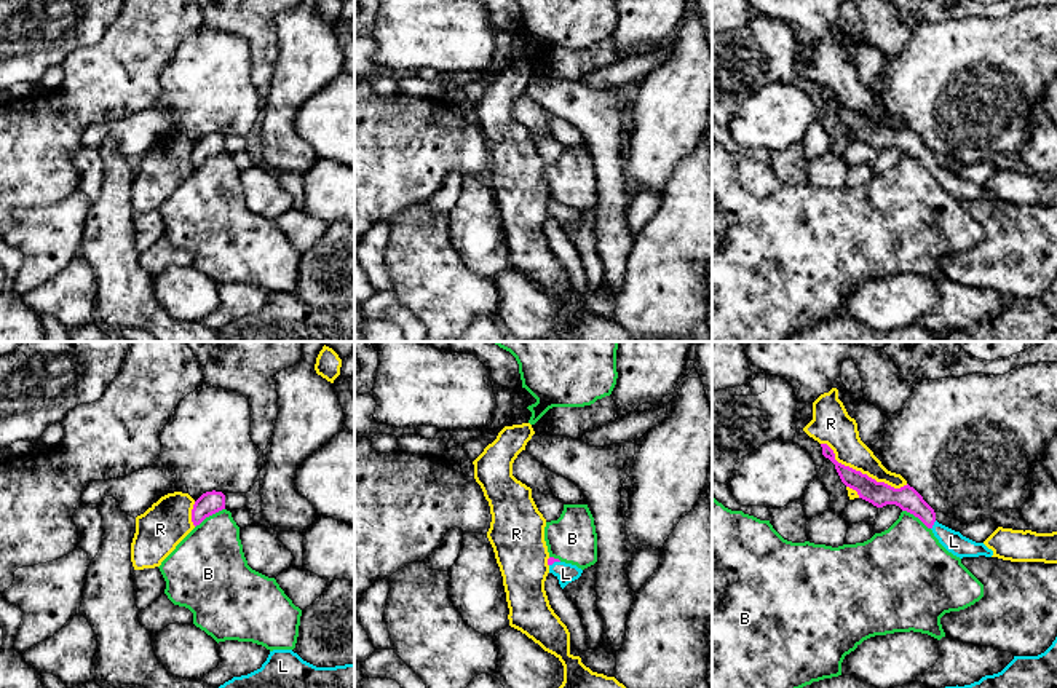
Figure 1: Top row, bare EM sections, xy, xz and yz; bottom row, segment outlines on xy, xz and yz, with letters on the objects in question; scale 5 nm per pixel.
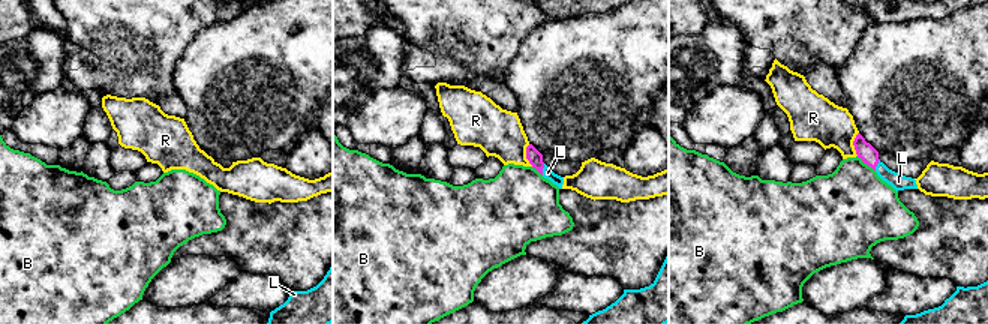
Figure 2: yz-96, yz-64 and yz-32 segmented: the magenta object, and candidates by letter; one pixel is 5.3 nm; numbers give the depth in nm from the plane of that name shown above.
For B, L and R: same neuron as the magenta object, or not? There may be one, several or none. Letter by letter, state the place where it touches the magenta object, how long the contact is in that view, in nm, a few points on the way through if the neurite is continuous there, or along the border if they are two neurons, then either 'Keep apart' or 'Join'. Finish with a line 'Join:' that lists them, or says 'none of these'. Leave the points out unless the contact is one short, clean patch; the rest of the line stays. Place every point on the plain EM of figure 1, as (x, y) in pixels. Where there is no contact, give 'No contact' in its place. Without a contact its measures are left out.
B: Touches magenta at xy (209, 157). Shared border 180 nm. Boundary: xy (224, 150), (206, 158), (195, 170). Keep apart
L: Touches magenta at yz (933, 166). Shared border 50 nm. Path across: yz (907, 141), (933, 166), (954, 184). Join
R: Touches magenta at yz (861, 115). Shared border 480 nm. Keep apart
Join: L

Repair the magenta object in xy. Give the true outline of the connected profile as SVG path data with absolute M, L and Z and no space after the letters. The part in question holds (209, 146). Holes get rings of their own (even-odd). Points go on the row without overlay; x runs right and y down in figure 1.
M206 134L193 147L192 164L200 168L206 160L225 152L225 137L222 134Z

